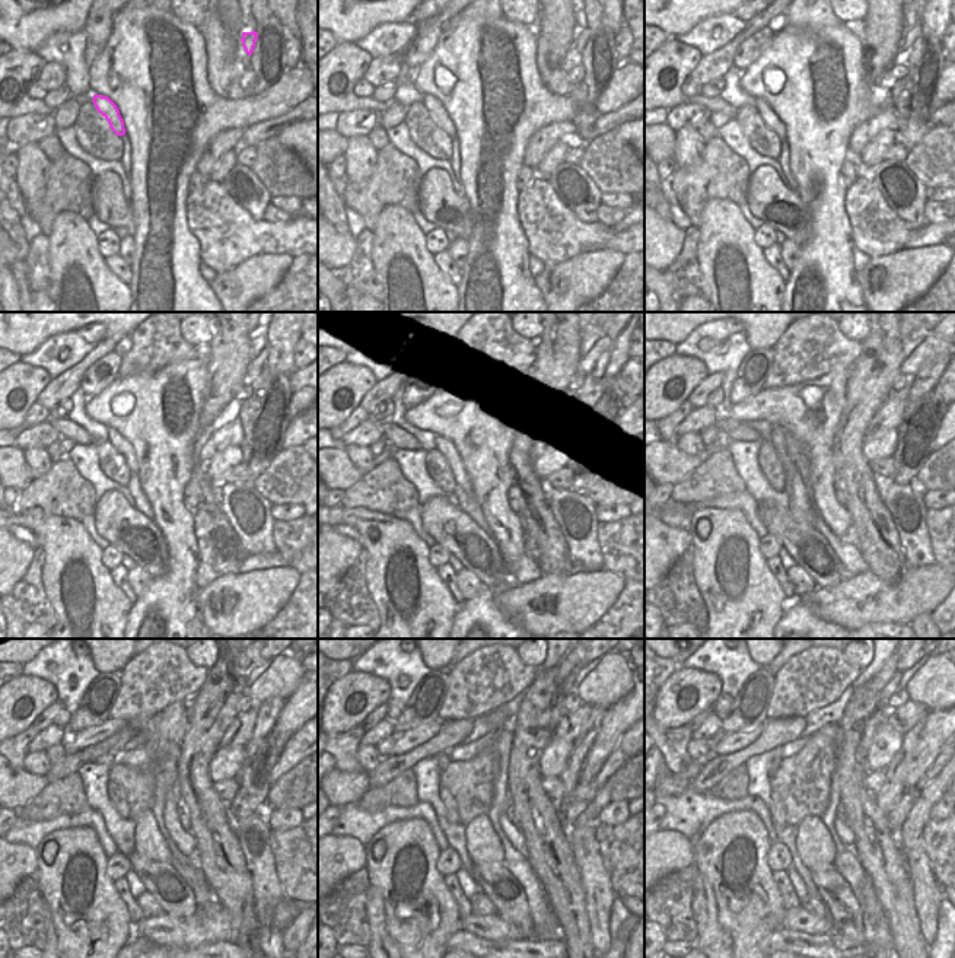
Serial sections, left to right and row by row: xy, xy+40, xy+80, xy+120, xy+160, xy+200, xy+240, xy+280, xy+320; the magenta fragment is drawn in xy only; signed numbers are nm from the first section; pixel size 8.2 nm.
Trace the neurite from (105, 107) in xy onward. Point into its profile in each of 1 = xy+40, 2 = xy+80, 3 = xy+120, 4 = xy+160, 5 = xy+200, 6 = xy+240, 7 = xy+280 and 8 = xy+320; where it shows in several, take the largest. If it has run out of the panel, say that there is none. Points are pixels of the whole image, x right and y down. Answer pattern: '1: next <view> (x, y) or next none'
1: next xy+40 (433, 105)
2: next xy+80 (769, 117)
3: next xy+120 (114, 438)
4: next xy+160 (446, 446)
5: next xy+200 (801, 509)
6: next xy+240 (149, 840)
7: next xy+280 (483, 843)
8: next xy+320 (814, 843)

